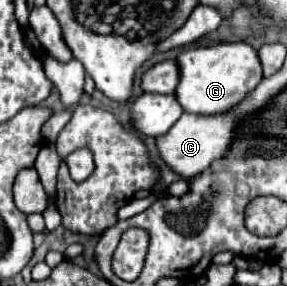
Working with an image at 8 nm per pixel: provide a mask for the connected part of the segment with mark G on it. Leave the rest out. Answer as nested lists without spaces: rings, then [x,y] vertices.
[[[216,43],[190,47],[176,57],[176,65],[180,81],[174,95],[182,109],[192,115],[224,115],[240,105],[246,95],[256,89],[258,79],[262,81],[262,65],[258,61],[258,53],[248,43]]]

